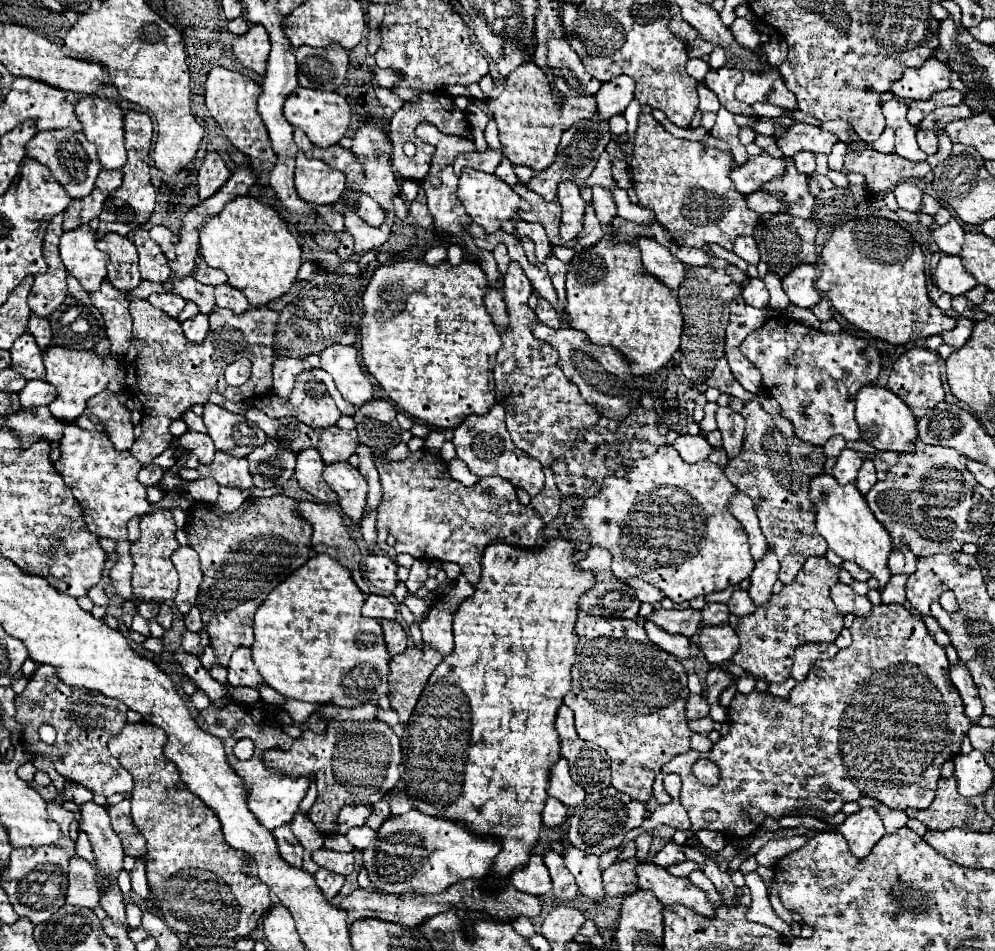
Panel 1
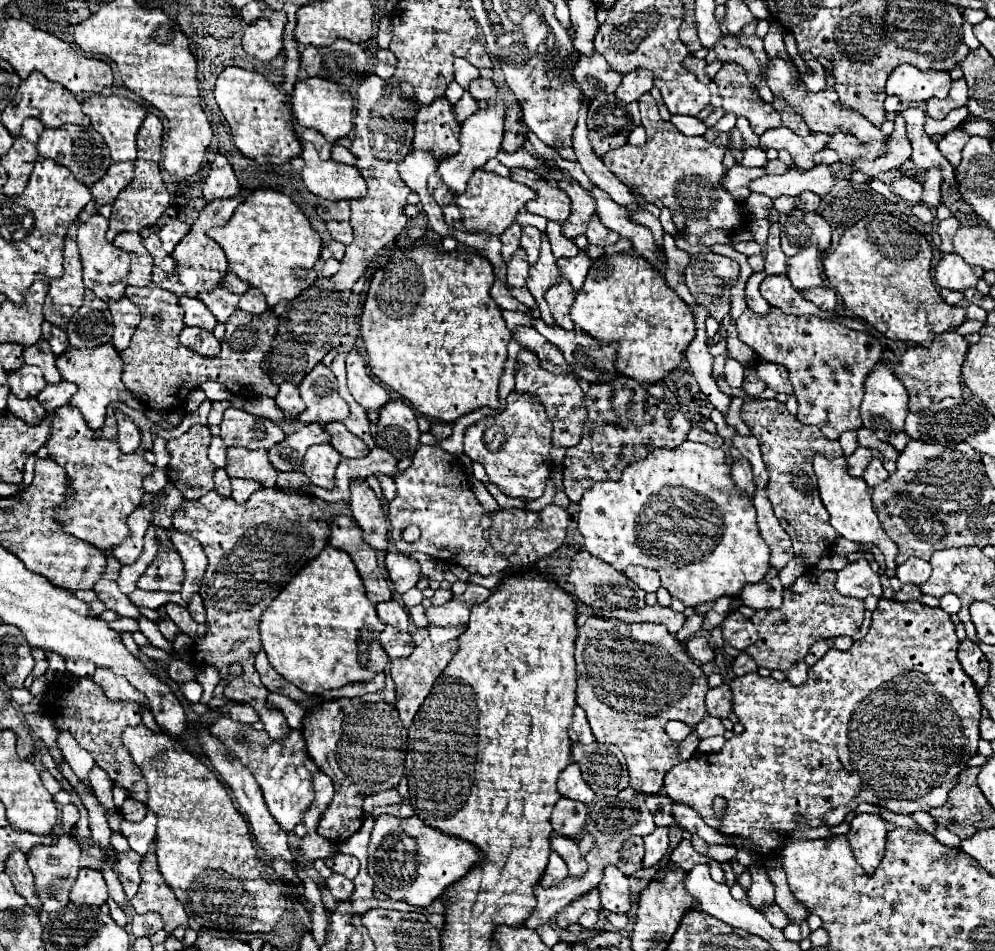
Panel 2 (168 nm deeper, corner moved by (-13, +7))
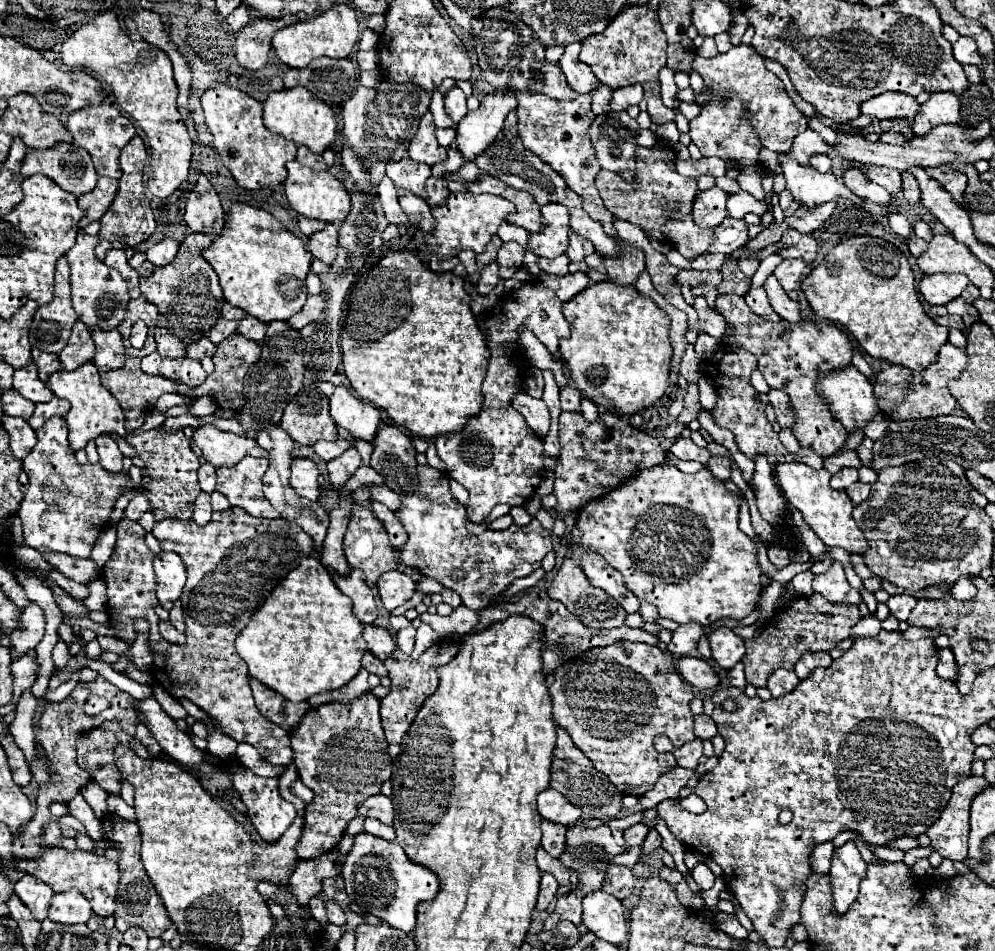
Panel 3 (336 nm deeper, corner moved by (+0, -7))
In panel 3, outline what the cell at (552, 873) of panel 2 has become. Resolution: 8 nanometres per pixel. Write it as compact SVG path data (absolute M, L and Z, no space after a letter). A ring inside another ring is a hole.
M543 873L541 891L539 891L539 899L537 899L537 909L539 911L545 911L547 905L557 897L557 889L559 889L559 883L555 881L555 877L551 877L549 873Z

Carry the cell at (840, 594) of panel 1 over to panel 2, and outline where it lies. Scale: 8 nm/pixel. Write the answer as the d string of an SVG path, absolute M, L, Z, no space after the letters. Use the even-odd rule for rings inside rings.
M866 559L850 563L842 571L838 571L836 589L838 589L838 593L854 597L854 599L864 599L868 595L882 597L880 575L872 571L872 567Z

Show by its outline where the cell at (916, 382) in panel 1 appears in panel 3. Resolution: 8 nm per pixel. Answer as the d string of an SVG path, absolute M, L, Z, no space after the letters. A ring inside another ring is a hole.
M945 343L939 351L939 359L925 371L909 371L903 365L889 365L875 377L875 383L873 383L873 391L881 413L885 413L889 419L895 419L895 421L949 415L957 407L957 401L949 393L947 383L959 377L965 363L967 363L967 353L963 349L953 347L951 343Z

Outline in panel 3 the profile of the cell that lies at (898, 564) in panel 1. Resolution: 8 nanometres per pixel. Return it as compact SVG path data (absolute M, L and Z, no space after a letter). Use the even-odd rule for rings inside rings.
M895 595L895 597L891 597L891 599L887 601L887 607L889 607L891 615L893 615L897 621L907 621L907 617L909 617L909 613L913 611L915 603L917 603L917 601L915 601L913 597L909 597L909 595Z

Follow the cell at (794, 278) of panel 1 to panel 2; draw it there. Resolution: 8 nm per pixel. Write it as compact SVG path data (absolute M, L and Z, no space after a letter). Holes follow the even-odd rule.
M816 245L802 249L794 257L788 257L788 279L800 293L812 287L824 287L820 273L820 253Z

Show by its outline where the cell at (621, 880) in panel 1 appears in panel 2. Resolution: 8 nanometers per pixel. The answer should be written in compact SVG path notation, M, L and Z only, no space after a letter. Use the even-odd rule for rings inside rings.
M654 829L648 837L644 837L644 859L642 867L654 867L658 861L664 859L668 851L668 831L666 829Z

